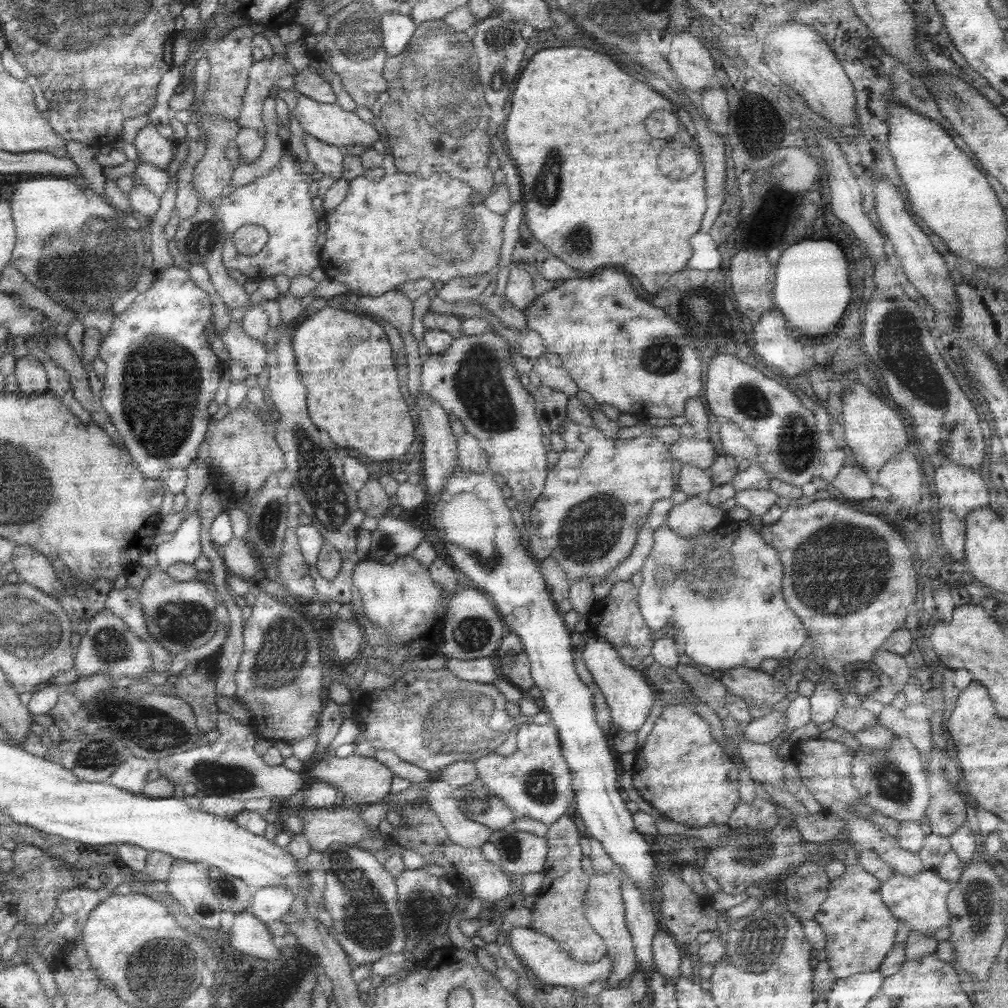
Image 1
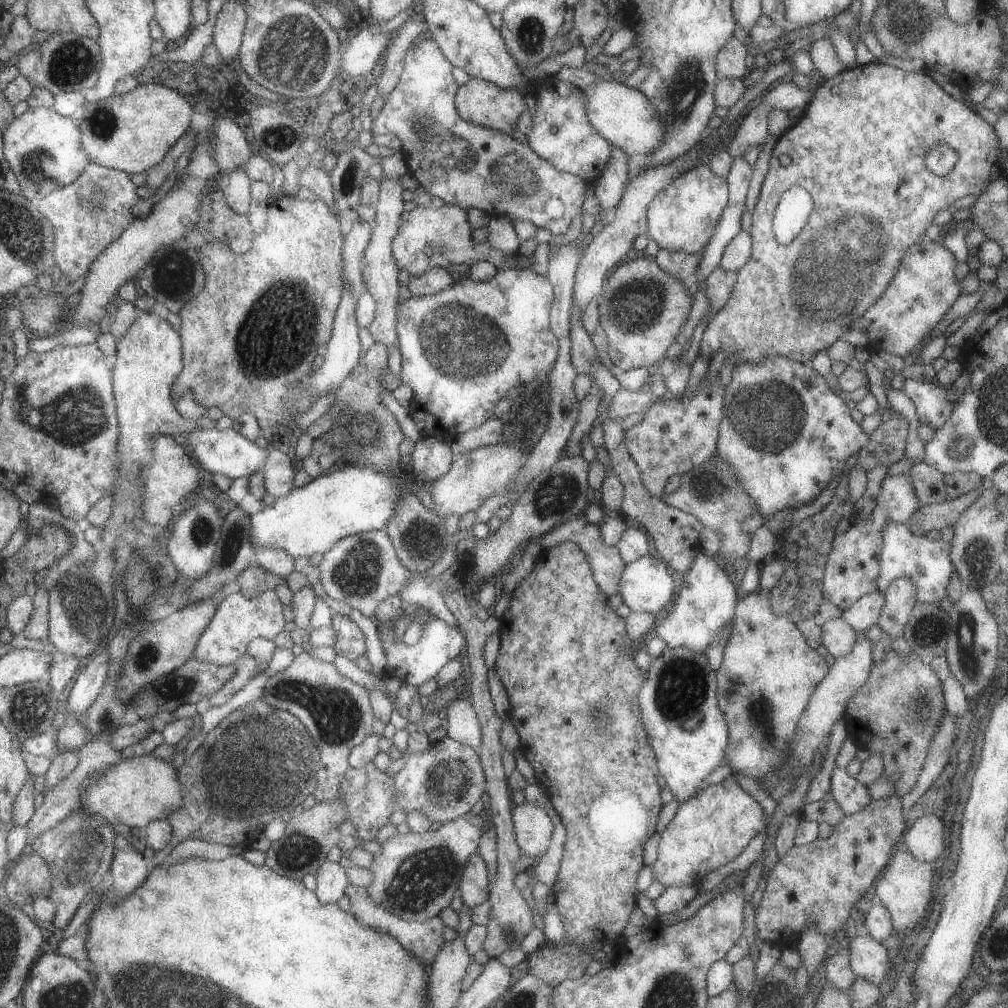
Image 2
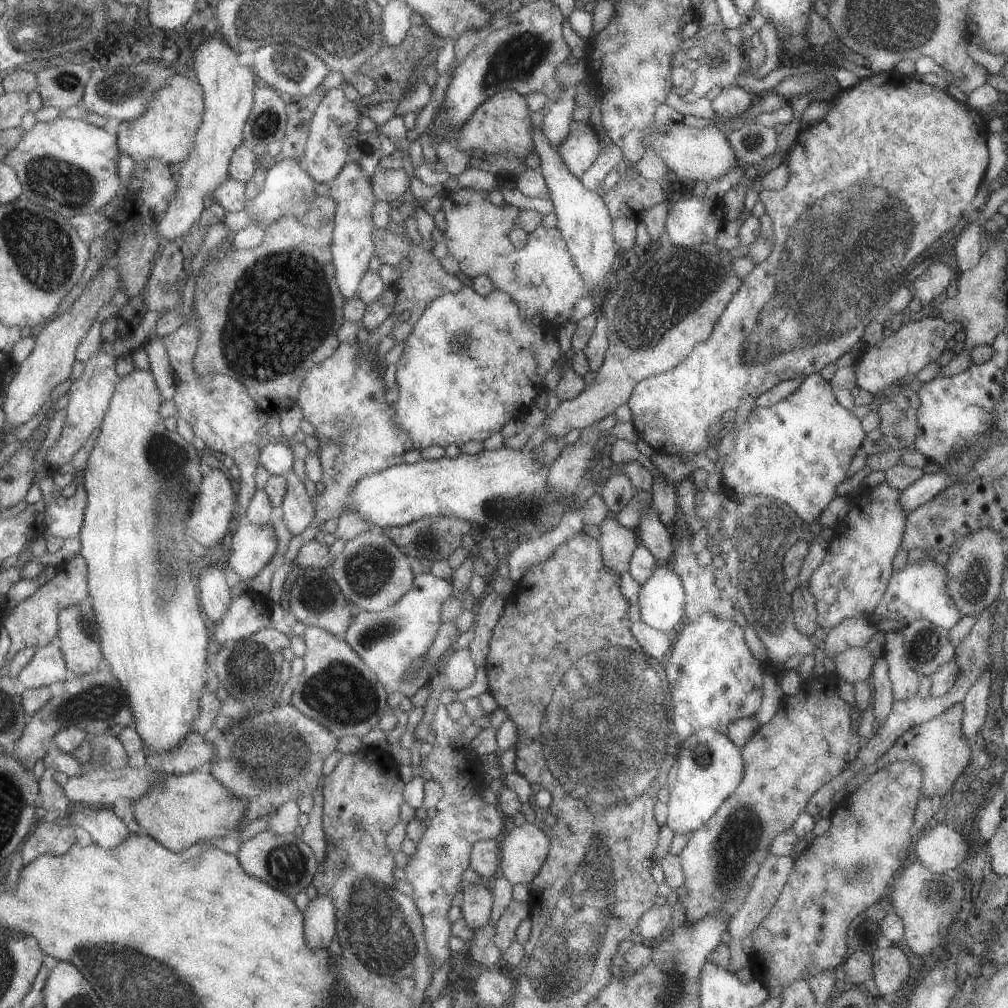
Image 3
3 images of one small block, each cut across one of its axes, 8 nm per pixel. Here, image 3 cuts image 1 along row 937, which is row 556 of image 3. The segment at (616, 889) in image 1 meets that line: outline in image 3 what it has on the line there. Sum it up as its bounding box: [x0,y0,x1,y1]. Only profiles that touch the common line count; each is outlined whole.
[599,516,639,576]

